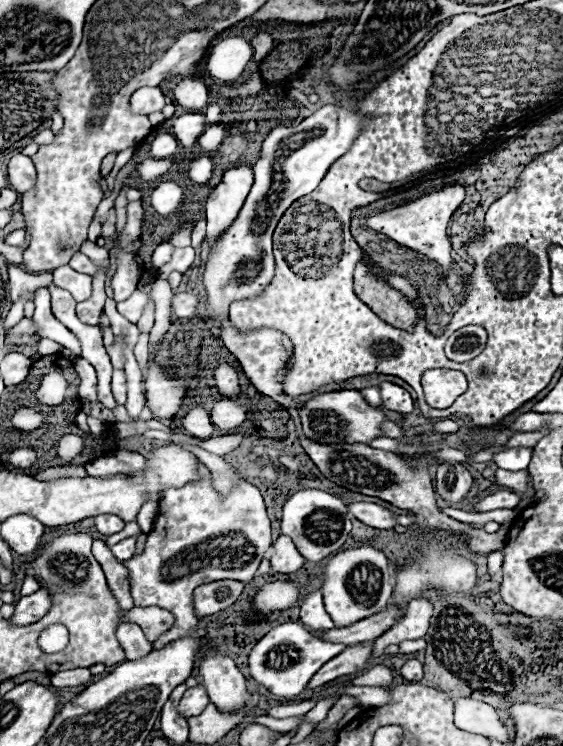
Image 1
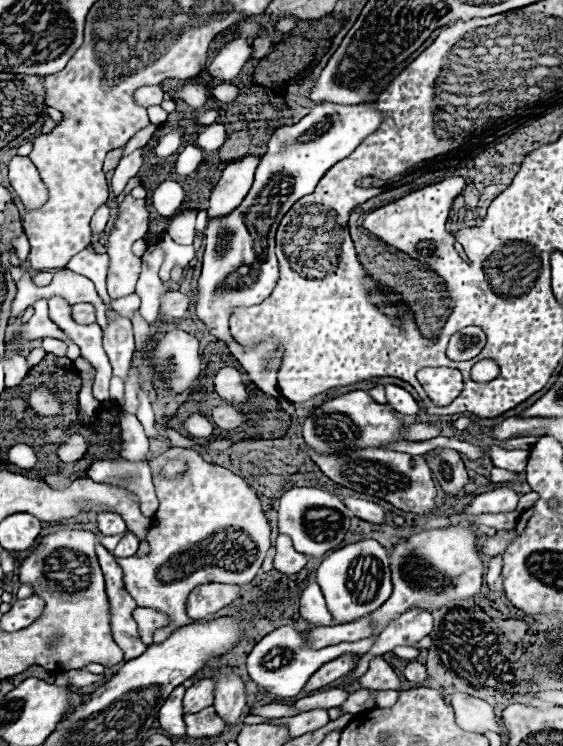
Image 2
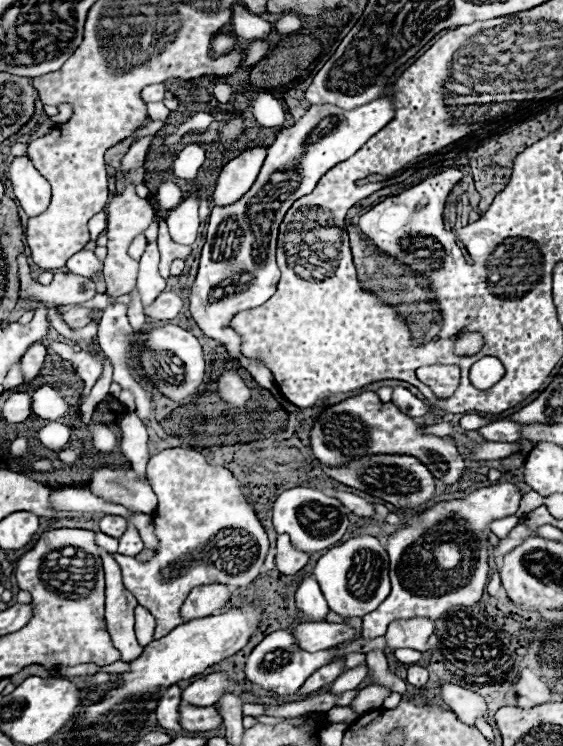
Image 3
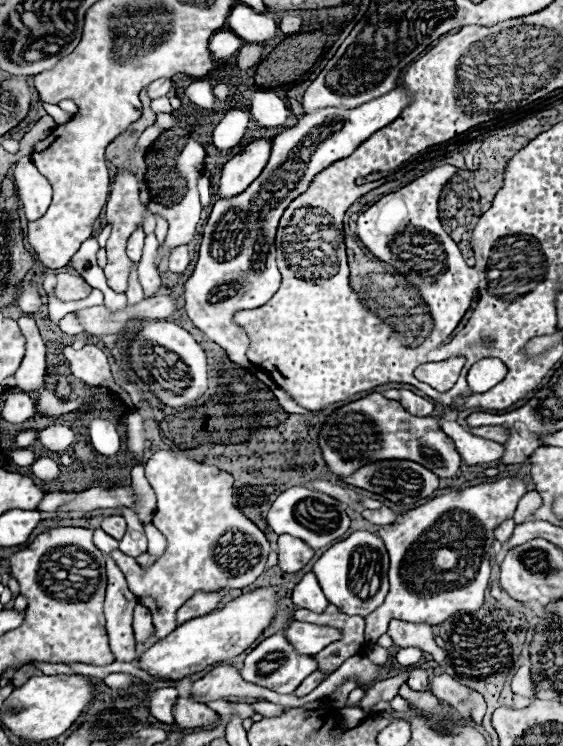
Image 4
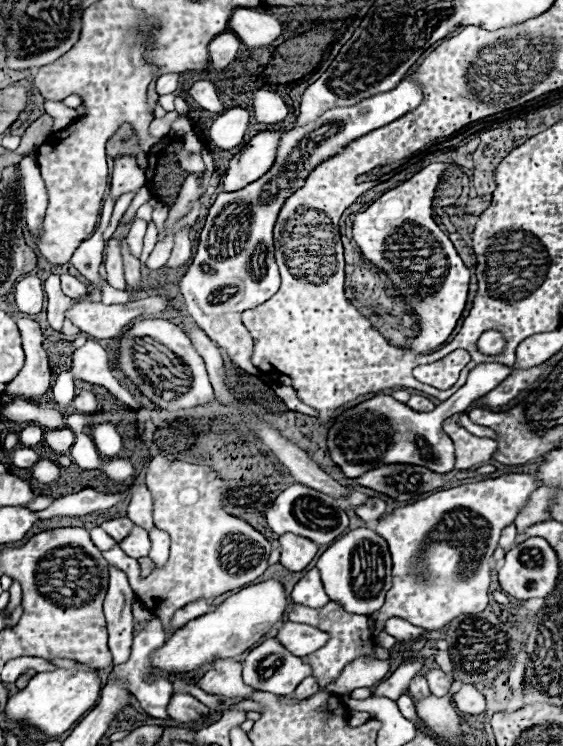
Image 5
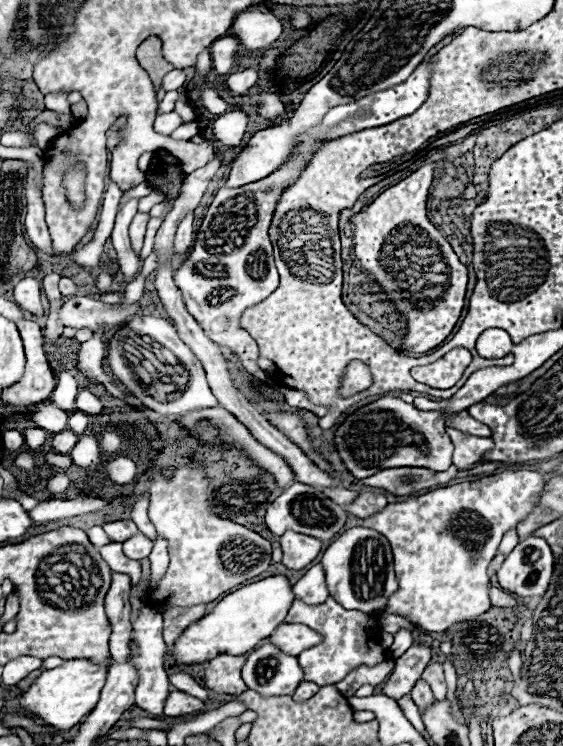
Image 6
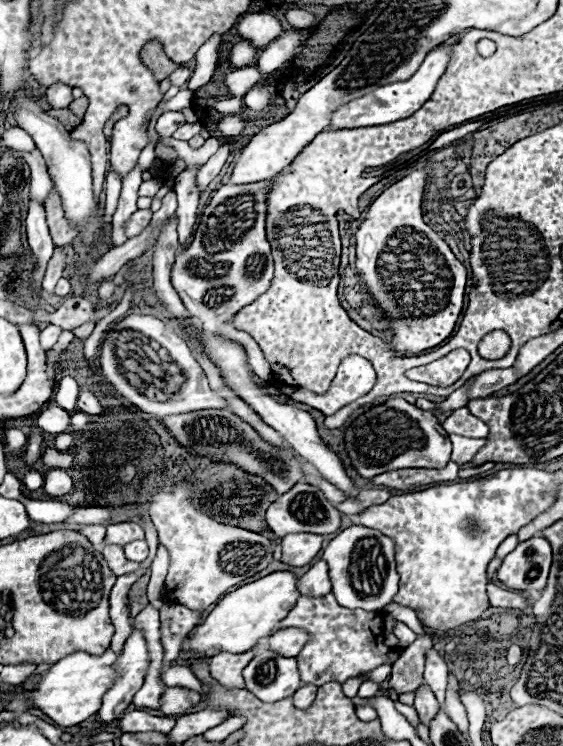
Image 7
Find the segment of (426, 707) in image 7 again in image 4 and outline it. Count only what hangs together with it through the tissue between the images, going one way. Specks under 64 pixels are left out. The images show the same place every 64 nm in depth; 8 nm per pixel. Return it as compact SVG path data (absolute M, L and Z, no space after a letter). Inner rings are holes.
M412 668L410 678L408 678L408 686L412 690L418 690L418 692L426 690L426 686L428 686L428 672L422 670L422 668Z

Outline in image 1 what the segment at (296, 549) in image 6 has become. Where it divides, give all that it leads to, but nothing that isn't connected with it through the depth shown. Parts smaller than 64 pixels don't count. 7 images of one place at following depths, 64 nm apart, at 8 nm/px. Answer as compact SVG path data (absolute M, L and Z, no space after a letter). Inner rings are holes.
M280 536L274 544L272 544L272 556L270 556L270 566L274 572L280 574L288 574L288 572L296 572L298 568L302 568L304 558L296 552L296 546L292 544L292 540L288 536Z

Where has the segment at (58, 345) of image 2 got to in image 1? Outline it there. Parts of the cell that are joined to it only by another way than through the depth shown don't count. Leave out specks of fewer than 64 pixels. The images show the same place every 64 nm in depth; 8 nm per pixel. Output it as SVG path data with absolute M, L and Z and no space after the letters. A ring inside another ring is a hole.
M42 338L38 344L36 344L36 352L40 356L50 356L50 354L58 354L58 344L48 340L48 338Z

